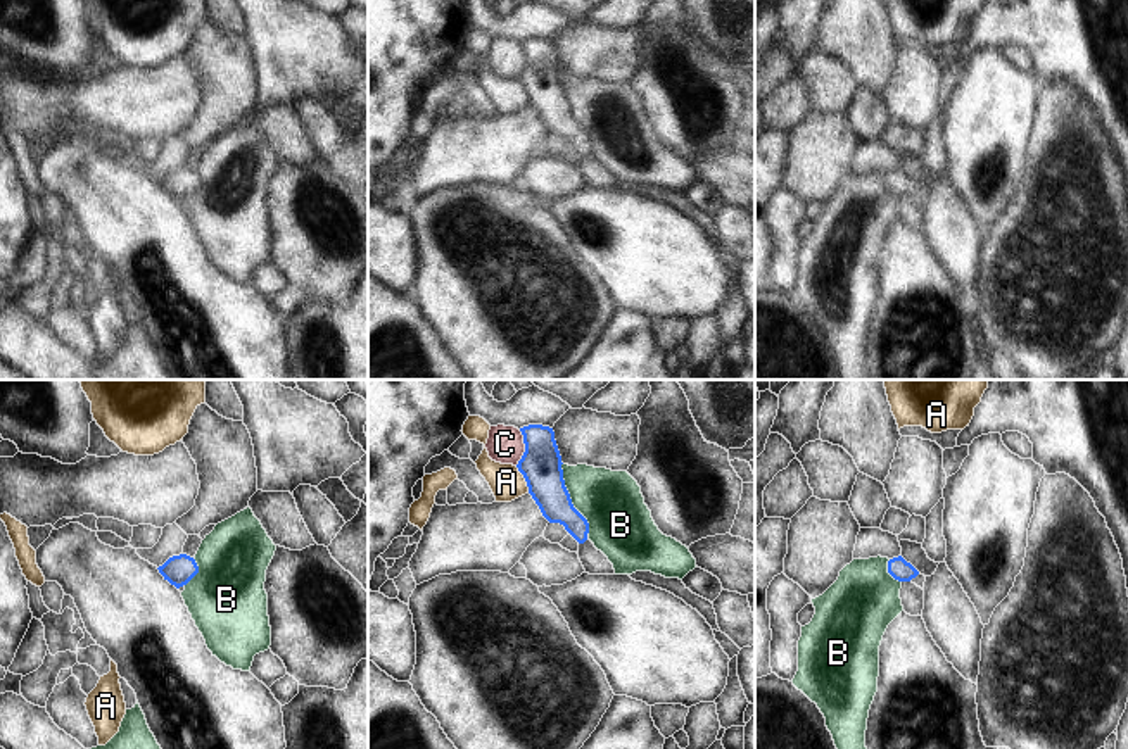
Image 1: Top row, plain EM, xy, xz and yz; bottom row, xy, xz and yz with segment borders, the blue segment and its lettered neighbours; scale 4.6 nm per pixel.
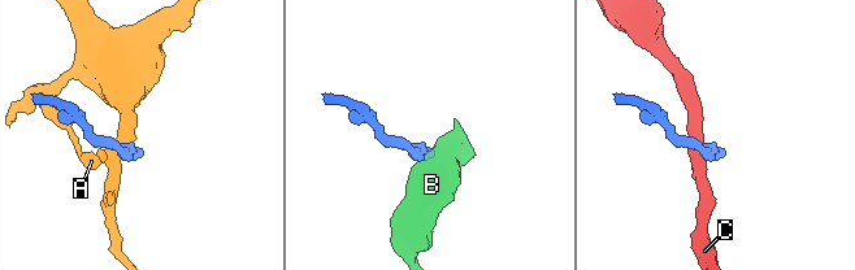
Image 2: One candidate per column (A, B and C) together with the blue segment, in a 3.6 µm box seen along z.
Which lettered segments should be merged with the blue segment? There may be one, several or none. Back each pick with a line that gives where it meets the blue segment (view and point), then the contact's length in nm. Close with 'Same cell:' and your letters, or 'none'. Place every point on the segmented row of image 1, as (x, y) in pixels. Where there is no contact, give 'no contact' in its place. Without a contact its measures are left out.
Same cell: none

